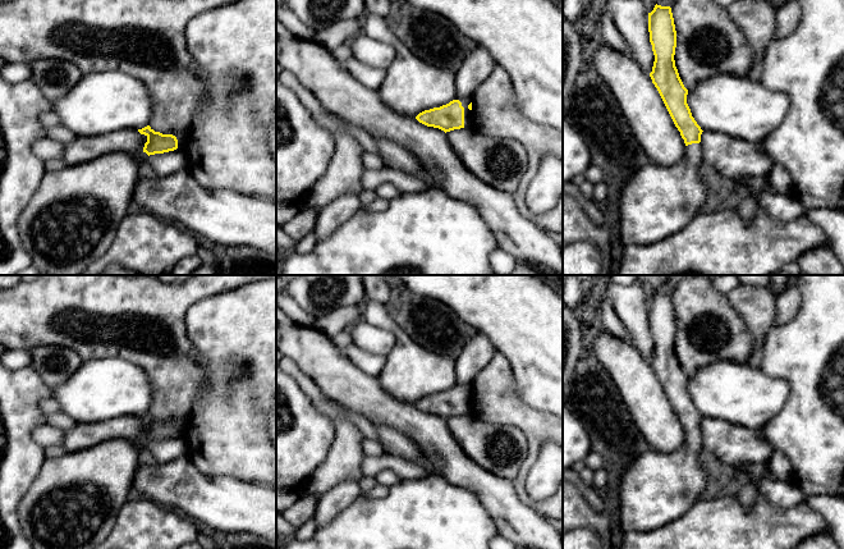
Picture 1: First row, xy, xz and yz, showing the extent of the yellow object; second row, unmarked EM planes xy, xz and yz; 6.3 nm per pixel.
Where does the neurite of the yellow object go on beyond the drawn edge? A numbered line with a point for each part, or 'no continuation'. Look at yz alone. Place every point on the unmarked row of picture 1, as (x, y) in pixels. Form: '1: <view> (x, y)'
1: yz (656, 489)

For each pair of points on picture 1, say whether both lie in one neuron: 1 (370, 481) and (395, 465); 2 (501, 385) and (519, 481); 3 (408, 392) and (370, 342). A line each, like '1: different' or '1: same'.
1: different
2: same
3: different

